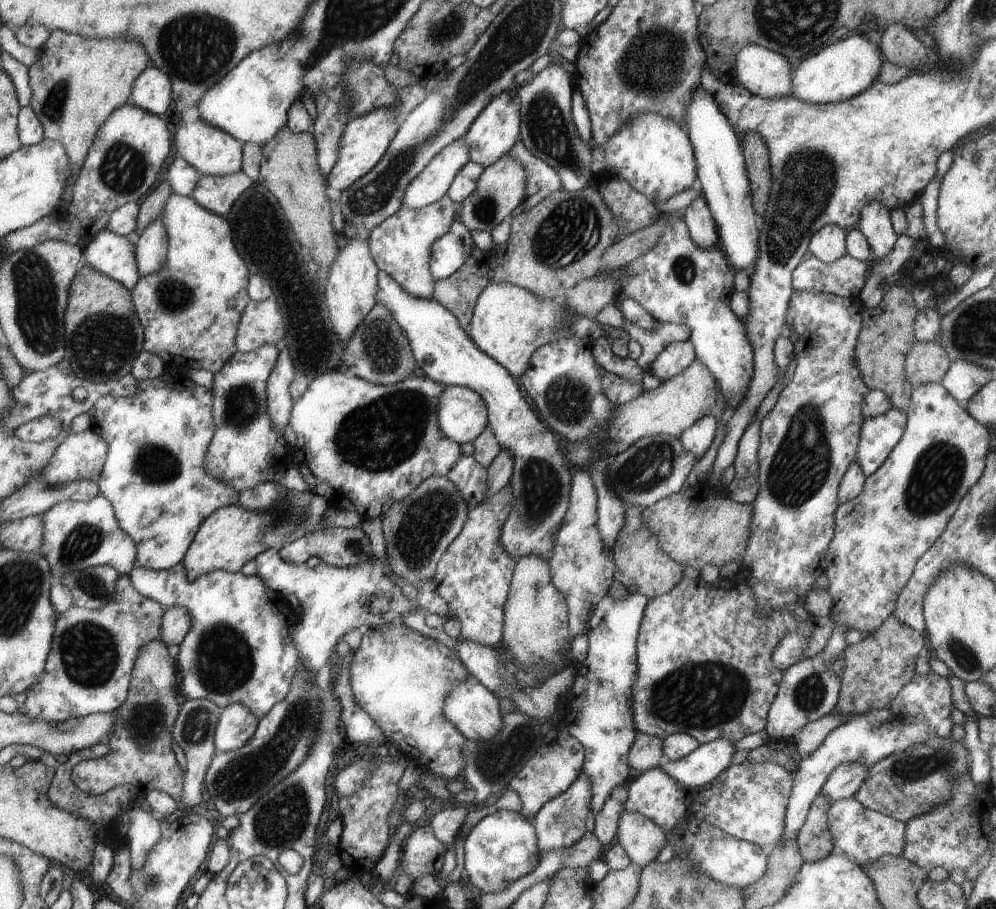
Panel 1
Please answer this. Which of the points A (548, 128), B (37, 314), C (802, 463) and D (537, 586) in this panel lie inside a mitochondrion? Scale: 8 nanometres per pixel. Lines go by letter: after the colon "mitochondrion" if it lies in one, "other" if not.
A: mitochondrion
B: mitochondrion
C: mitochondrion
D: mitochondrion

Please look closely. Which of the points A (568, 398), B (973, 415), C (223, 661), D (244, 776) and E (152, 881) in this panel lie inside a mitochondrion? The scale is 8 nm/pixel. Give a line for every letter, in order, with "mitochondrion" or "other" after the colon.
A: mitochondrion
B: other
C: mitochondrion
D: mitochondrion
E: mitochondrion

